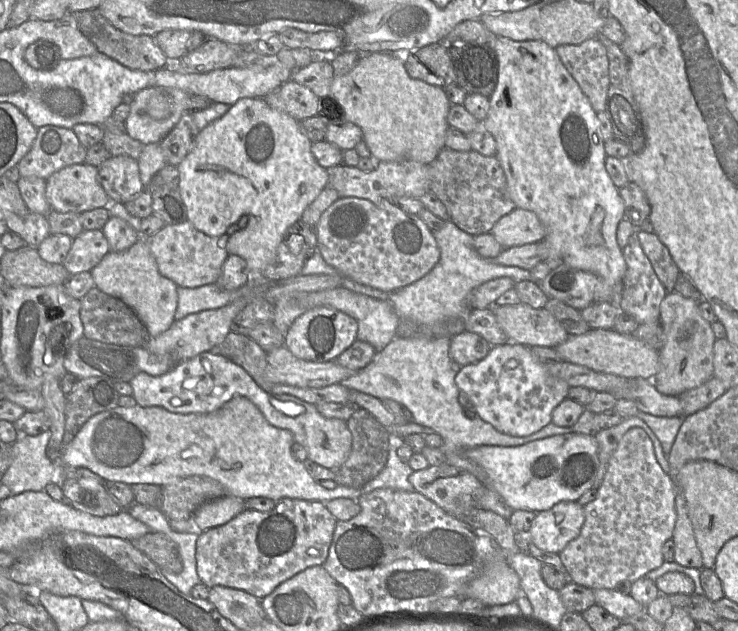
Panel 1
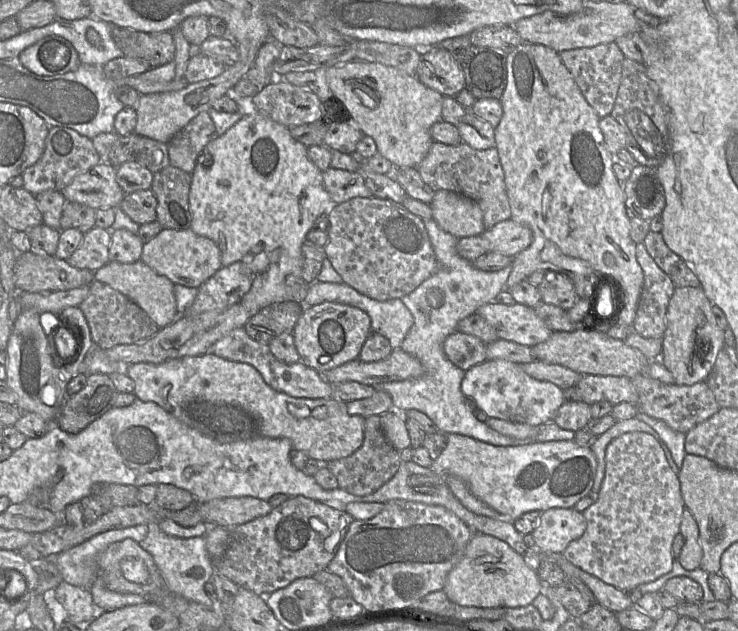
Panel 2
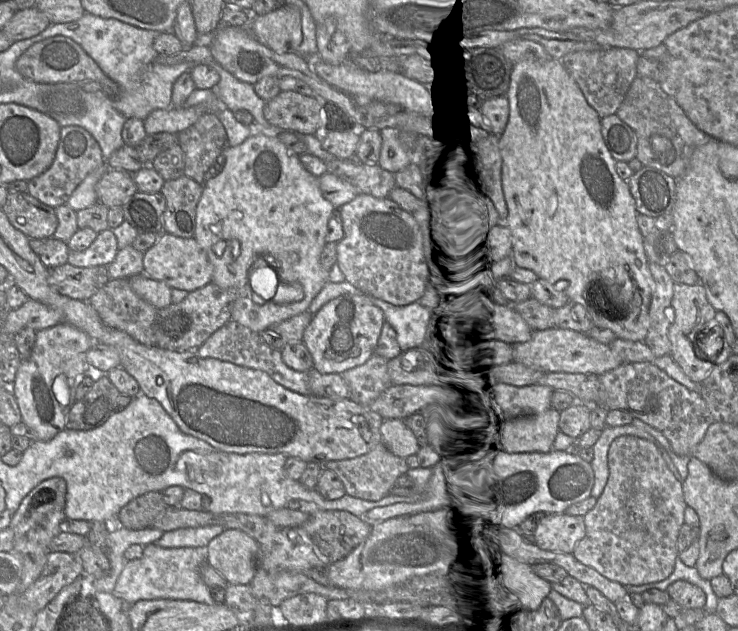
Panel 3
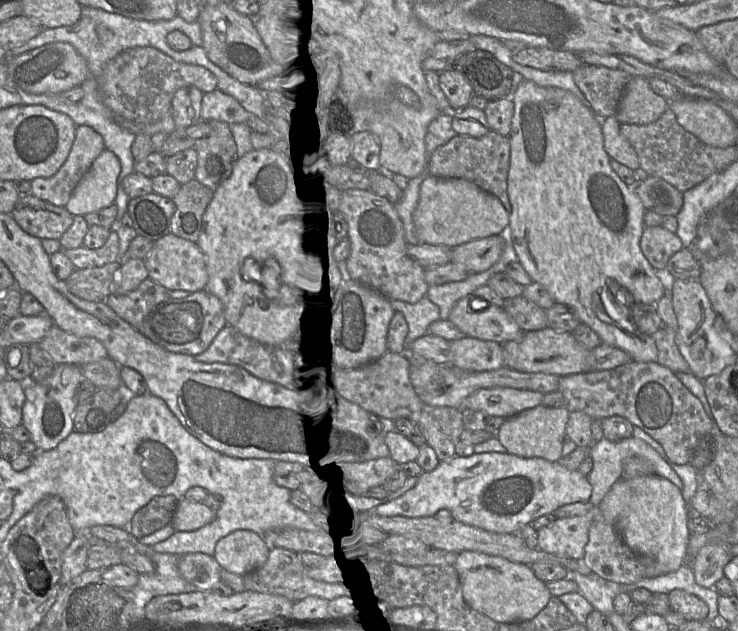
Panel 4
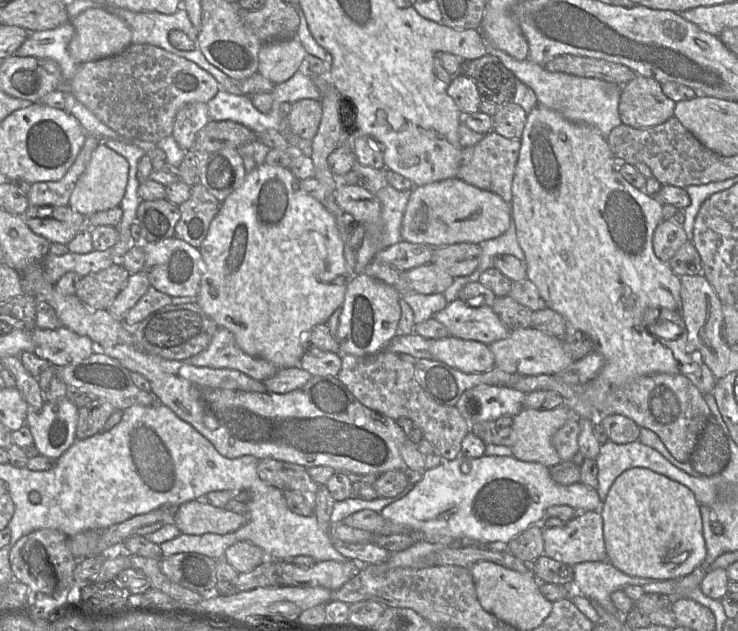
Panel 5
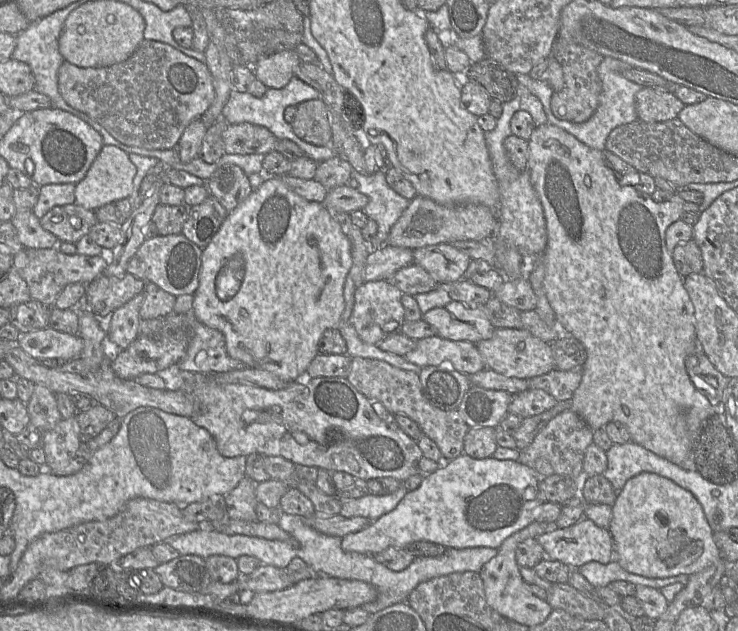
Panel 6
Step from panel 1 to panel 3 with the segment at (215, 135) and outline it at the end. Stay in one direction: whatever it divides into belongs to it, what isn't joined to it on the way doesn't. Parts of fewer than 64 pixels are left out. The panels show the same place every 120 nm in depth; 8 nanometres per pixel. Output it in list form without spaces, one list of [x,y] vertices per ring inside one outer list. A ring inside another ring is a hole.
[[[251,135],[242,144],[228,146],[222,171],[206,181],[196,207],[194,239],[207,254],[213,269],[212,282],[231,291],[235,299],[231,320],[254,332],[308,311],[312,300],[329,281],[330,271],[321,267],[320,256],[325,246],[328,221],[335,211],[319,188],[318,178],[308,172],[277,136]],[[256,264],[267,264],[277,273],[279,284],[272,299],[255,303],[249,285],[248,274]]]

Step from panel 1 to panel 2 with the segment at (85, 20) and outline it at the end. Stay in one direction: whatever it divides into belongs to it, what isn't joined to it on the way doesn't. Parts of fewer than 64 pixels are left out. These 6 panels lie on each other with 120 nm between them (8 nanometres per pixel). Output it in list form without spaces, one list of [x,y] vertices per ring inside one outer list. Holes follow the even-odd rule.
[[[112,26],[111,33],[125,58],[145,60],[153,68],[174,60],[176,47],[172,31],[148,33]]]

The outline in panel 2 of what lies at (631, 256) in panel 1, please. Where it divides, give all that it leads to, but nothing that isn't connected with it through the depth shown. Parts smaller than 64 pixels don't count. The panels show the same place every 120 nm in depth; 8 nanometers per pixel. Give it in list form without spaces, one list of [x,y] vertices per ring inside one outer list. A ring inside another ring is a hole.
[[[643,242],[636,243],[636,258],[644,281],[632,328],[642,337],[662,339],[668,304],[676,287],[648,254]]]

